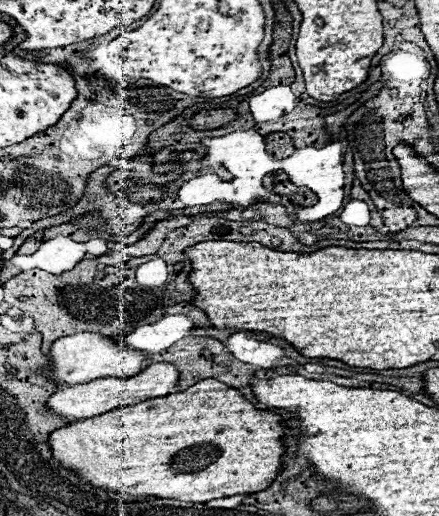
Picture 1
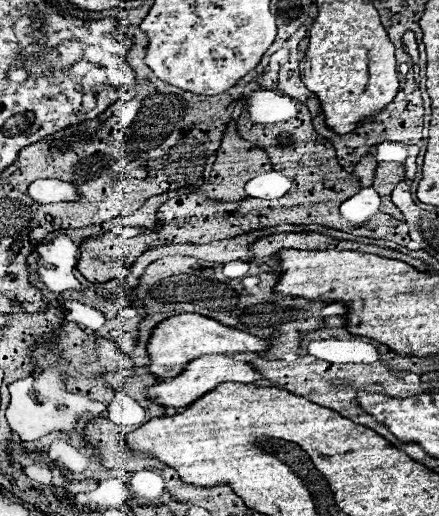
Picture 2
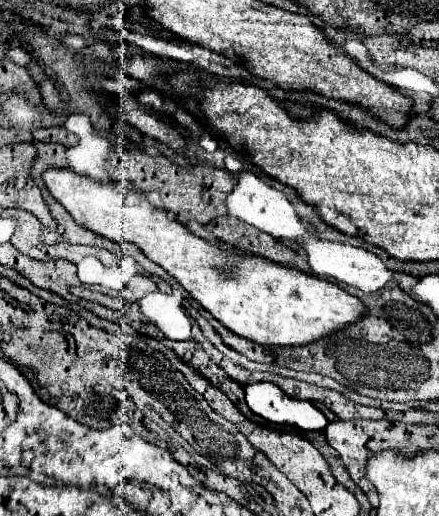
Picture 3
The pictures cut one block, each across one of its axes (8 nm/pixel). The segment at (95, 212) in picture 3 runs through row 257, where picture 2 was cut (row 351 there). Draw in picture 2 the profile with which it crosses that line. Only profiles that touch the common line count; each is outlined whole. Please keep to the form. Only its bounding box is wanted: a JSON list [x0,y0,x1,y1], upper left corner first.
[148,314,268,380]

